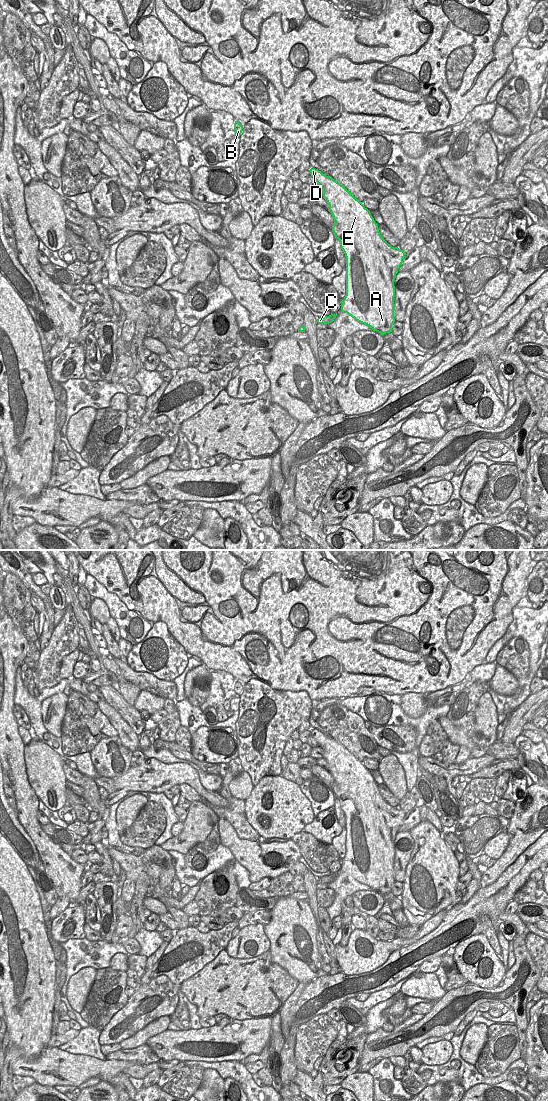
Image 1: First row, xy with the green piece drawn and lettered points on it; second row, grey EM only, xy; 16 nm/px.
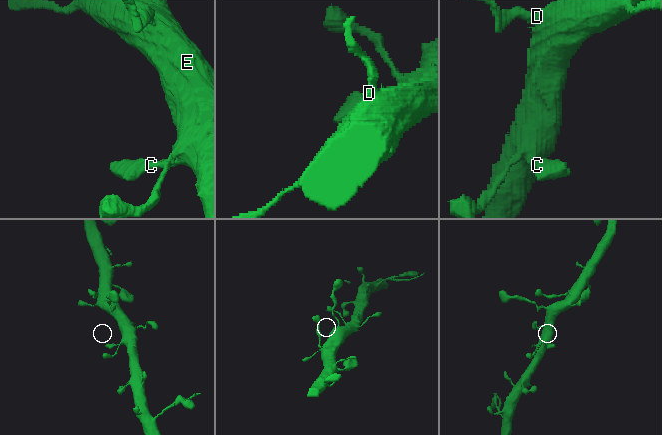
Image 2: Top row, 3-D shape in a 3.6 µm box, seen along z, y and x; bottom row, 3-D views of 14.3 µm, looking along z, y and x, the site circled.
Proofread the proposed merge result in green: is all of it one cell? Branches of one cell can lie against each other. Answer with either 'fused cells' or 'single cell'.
single cell

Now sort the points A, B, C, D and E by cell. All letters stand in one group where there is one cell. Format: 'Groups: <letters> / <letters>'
Groups: A B C D E.

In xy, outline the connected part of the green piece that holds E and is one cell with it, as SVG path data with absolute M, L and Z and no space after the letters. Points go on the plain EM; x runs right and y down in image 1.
M311 728L309 731L323 750L323 758L334 779L332 792L346 817L346 855L341 860L341 872L381 895L392 892L395 882L394 841L406 813L398 807L392 807L382 798L370 771L343 745L318 729Z

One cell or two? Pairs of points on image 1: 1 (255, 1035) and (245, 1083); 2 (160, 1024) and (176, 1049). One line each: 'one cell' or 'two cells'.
1: two cells
2: two cells

